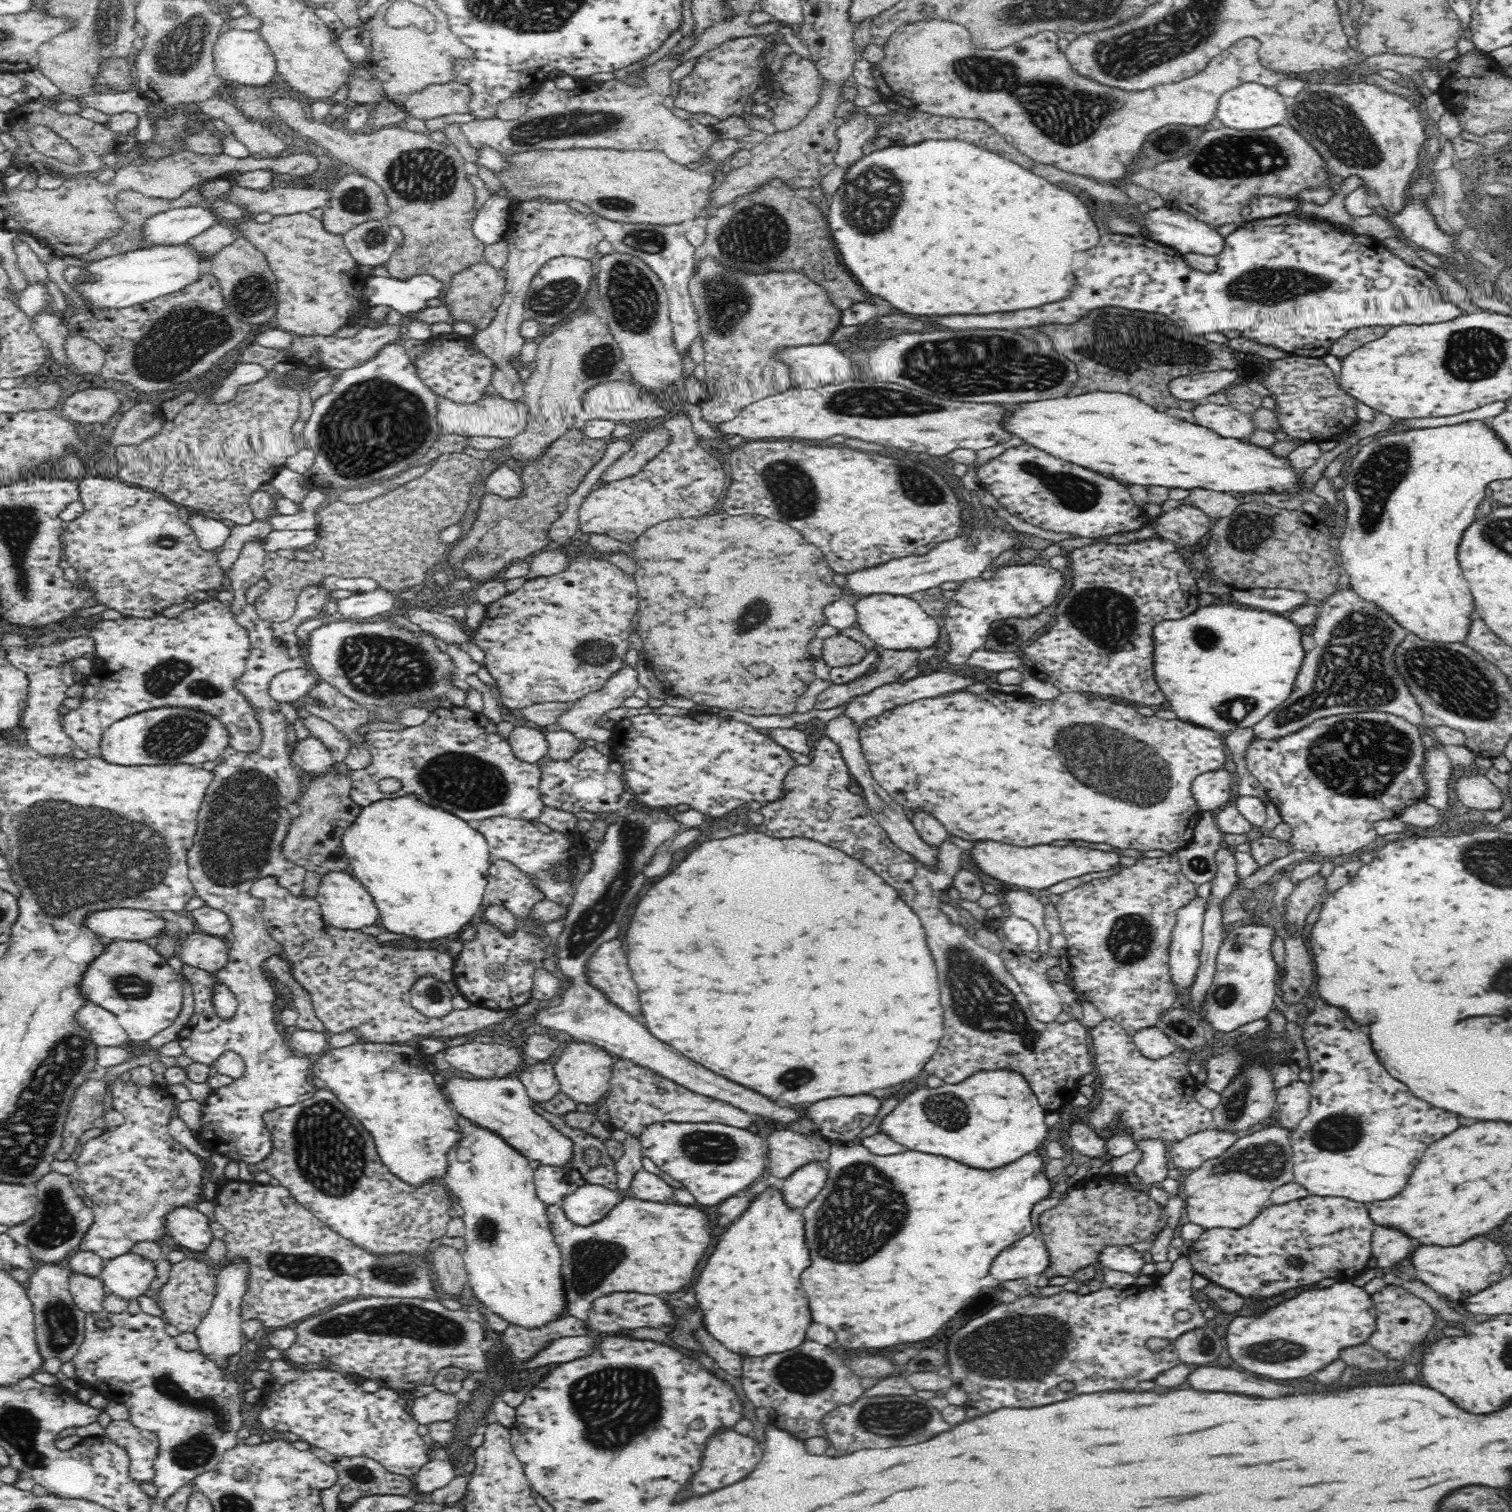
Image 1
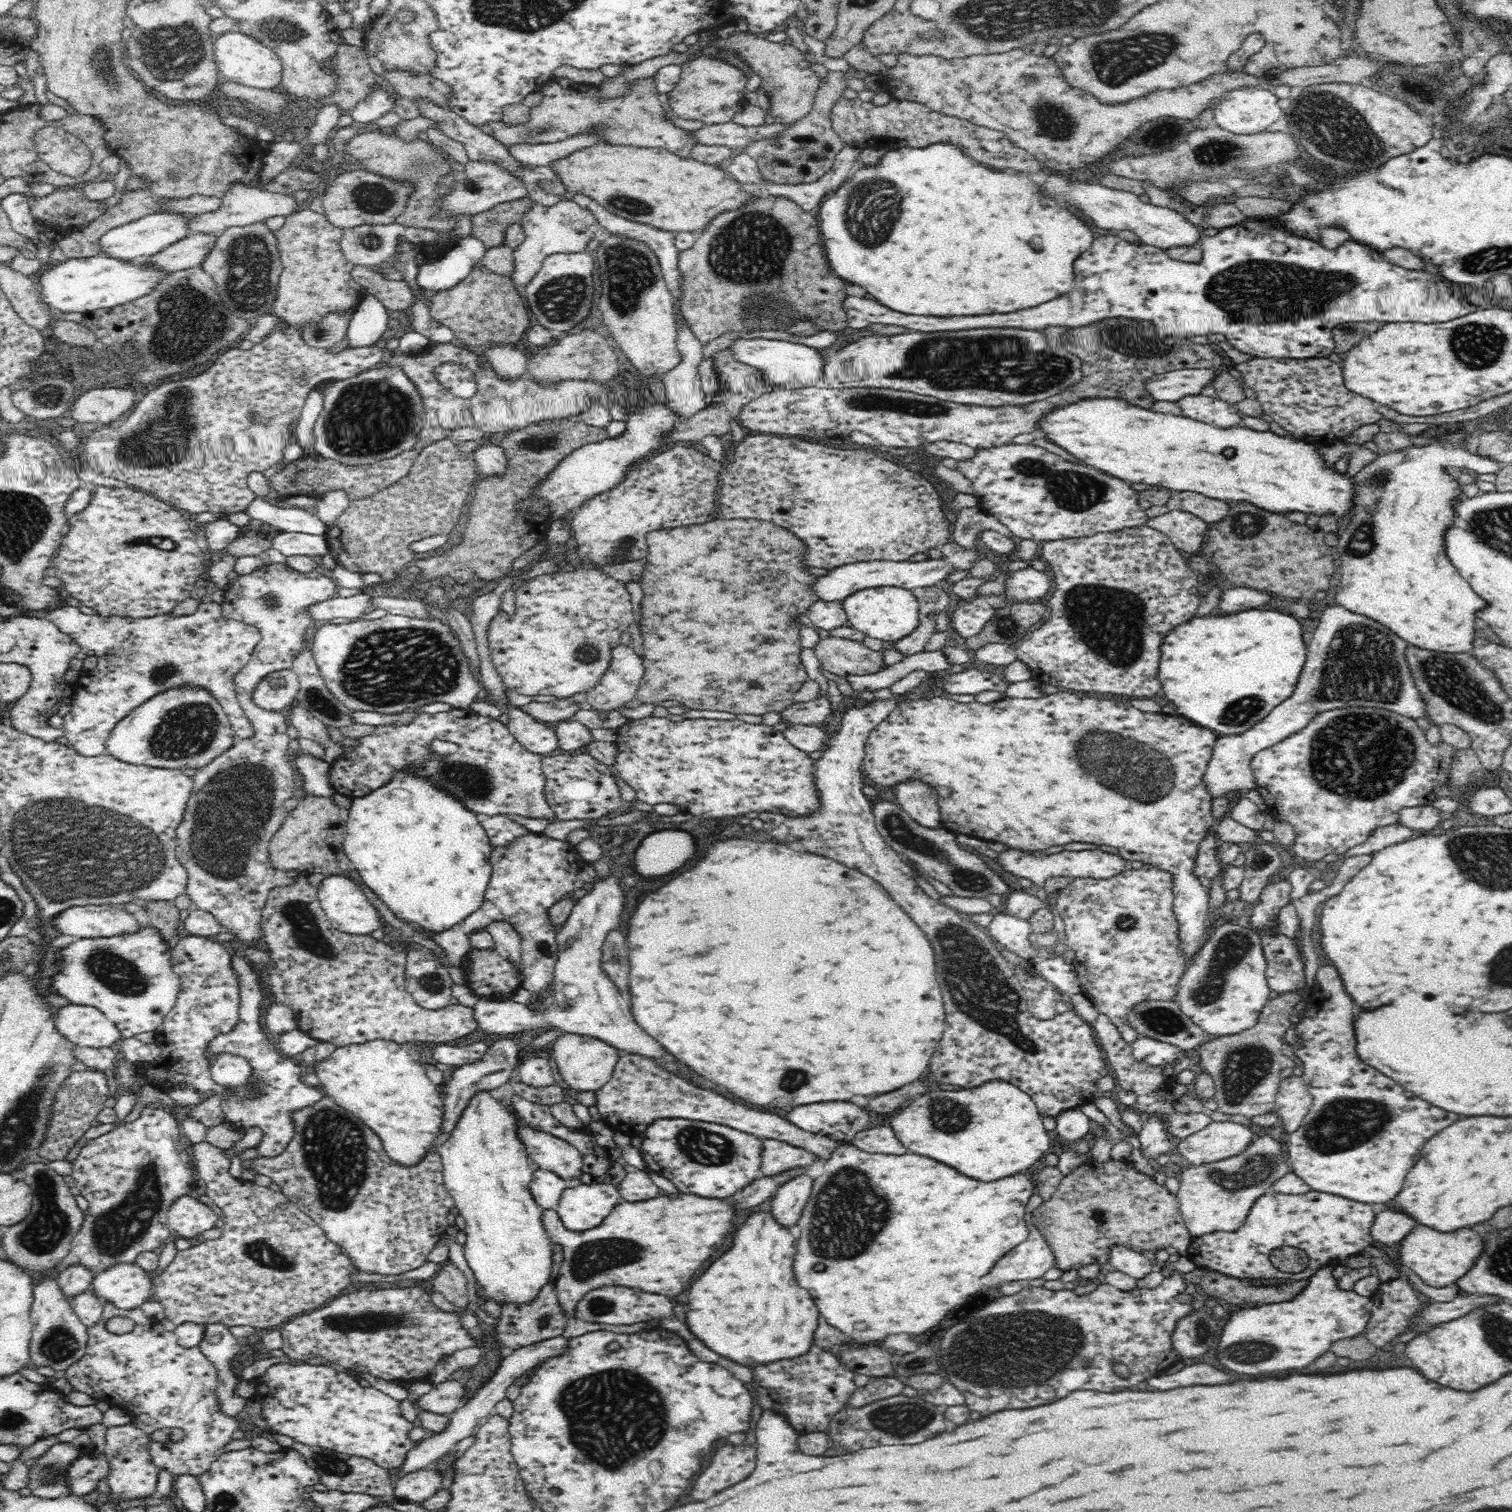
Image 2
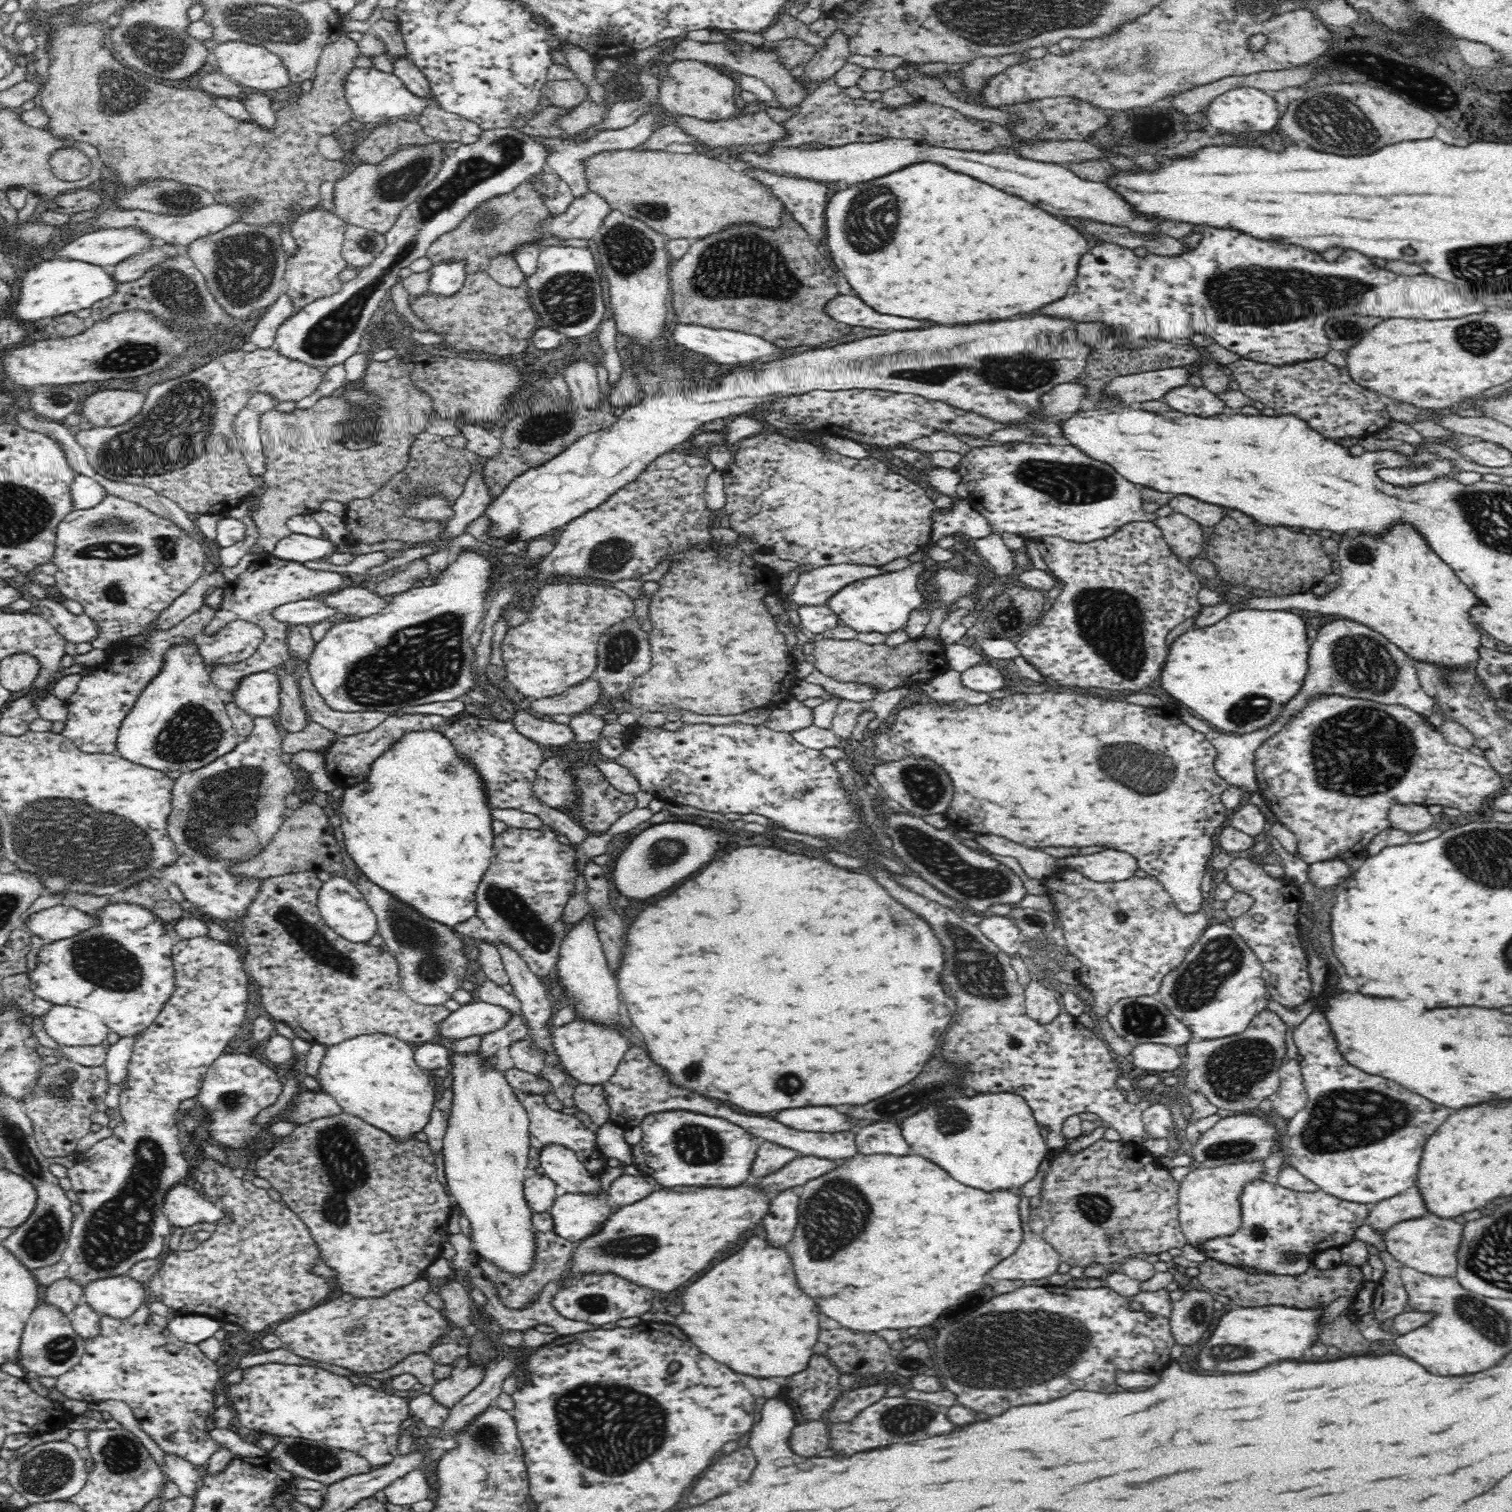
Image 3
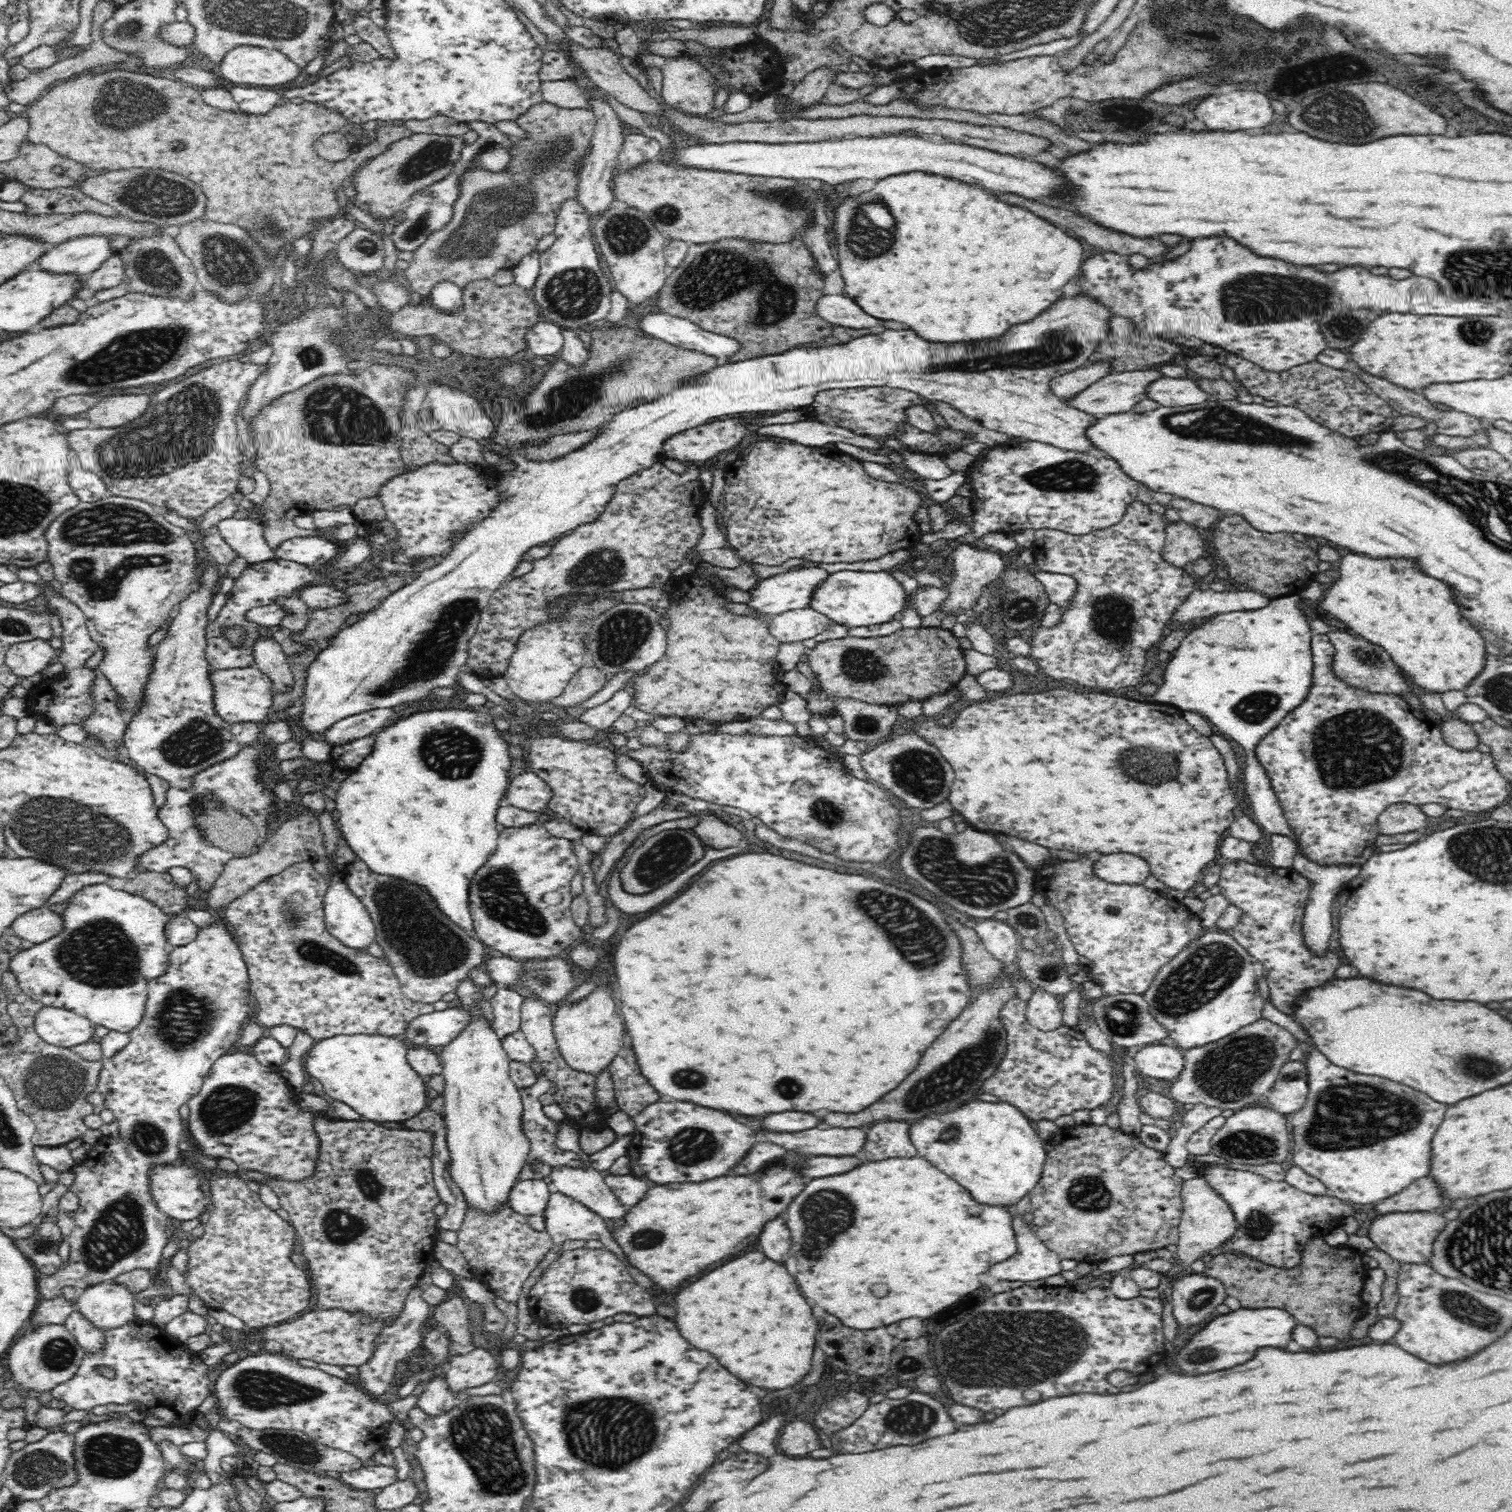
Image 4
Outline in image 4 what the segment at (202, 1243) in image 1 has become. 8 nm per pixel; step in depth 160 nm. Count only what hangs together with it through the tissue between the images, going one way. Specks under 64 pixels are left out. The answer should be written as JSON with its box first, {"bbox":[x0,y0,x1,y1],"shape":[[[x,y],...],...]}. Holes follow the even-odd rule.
{"bbox":[151,1163,211,1220],"shape":[[[182,1163],[158,1167],[151,1178],[152,1196],[170,1220],[196,1220],[211,1208],[211,1201],[201,1188],[200,1175],[192,1168]]]}

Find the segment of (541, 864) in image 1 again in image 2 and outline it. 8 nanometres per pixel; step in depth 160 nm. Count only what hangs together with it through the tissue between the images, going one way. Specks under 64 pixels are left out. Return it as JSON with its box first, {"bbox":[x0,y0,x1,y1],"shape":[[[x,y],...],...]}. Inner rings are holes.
{"bbox":[479,815,532,848],"shape":[[[496,815],[480,817],[479,823],[489,836],[493,848],[508,848],[516,843],[516,840],[532,834],[530,829],[523,824],[516,823],[510,815]]]}

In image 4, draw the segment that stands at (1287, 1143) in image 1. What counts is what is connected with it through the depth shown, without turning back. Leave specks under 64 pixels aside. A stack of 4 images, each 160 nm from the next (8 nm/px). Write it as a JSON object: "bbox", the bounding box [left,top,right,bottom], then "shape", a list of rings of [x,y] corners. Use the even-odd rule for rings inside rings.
{"bbox":[1177,1174,1237,1265],"shape":[[[1200,1174],[1192,1179],[1183,1181],[1181,1188],[1183,1210],[1179,1221],[1179,1240],[1177,1244],[1178,1258],[1183,1264],[1190,1265],[1205,1252],[1214,1250],[1234,1236],[1237,1229],[1237,1221],[1234,1211],[1224,1197],[1216,1191],[1211,1181]]]}

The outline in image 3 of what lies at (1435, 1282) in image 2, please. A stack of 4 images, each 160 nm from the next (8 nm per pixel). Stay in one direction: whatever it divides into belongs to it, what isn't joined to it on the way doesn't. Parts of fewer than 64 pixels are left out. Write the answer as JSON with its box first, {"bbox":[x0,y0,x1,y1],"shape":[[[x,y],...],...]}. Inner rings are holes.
{"bbox":[1383,1214,1464,1278],"shape":[[[1428,1214],[1396,1225],[1384,1232],[1383,1240],[1387,1251],[1405,1267],[1434,1278],[1452,1278],[1458,1272],[1458,1252],[1464,1240],[1464,1226],[1454,1220],[1441,1220]]]}

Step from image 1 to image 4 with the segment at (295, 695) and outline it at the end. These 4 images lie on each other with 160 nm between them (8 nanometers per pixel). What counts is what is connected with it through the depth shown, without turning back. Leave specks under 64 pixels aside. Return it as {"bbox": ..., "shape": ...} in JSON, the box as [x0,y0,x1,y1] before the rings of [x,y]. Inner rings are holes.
{"bbox":[211,667,276,722],"shape":[[[256,667],[238,668],[228,671],[211,672],[211,680],[215,685],[215,709],[228,721],[262,722],[274,706],[276,689],[271,679]]]}

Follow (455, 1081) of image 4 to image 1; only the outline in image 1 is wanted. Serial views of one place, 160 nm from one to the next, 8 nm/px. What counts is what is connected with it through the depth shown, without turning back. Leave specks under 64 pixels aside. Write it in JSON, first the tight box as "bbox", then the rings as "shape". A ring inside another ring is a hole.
{"bbox":[444,1127,569,1331],"shape":[[[475,1127],[474,1130],[472,1130],[472,1133],[462,1138],[458,1146],[452,1148],[452,1151],[448,1154],[448,1174],[444,1179],[446,1179],[447,1188],[450,1188],[451,1194],[457,1196],[457,1202],[464,1210],[464,1215],[462,1216],[466,1227],[464,1236],[466,1250],[464,1250],[464,1253],[462,1254],[465,1262],[464,1269],[467,1277],[467,1285],[470,1286],[470,1290],[474,1292],[474,1296],[482,1302],[482,1311],[496,1314],[498,1318],[506,1320],[506,1322],[513,1327],[526,1328],[529,1331],[535,1331],[536,1328],[544,1328],[547,1327],[548,1324],[555,1323],[556,1320],[560,1320],[562,1316],[568,1316],[569,1312],[567,1289],[564,1288],[564,1277],[562,1272],[563,1256],[560,1252],[560,1247],[556,1244],[554,1235],[550,1232],[547,1220],[548,1205],[539,1199],[535,1189],[533,1181],[535,1170],[528,1164],[530,1164],[528,1159],[521,1156],[514,1148],[508,1147],[508,1144],[506,1144],[499,1136],[496,1136],[493,1132],[485,1131],[483,1128]]]}

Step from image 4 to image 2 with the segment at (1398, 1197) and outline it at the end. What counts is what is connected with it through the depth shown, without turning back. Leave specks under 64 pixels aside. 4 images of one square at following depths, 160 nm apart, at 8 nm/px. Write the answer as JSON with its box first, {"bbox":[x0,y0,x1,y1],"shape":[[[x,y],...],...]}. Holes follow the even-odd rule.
{"bbox":[1371,1208,1416,1248],"shape":[[[1387,1208],[1378,1209],[1374,1225],[1371,1228],[1371,1235],[1374,1244],[1380,1244],[1380,1248],[1395,1248],[1407,1238],[1414,1230],[1416,1224],[1408,1220],[1408,1216],[1388,1212]]]}

